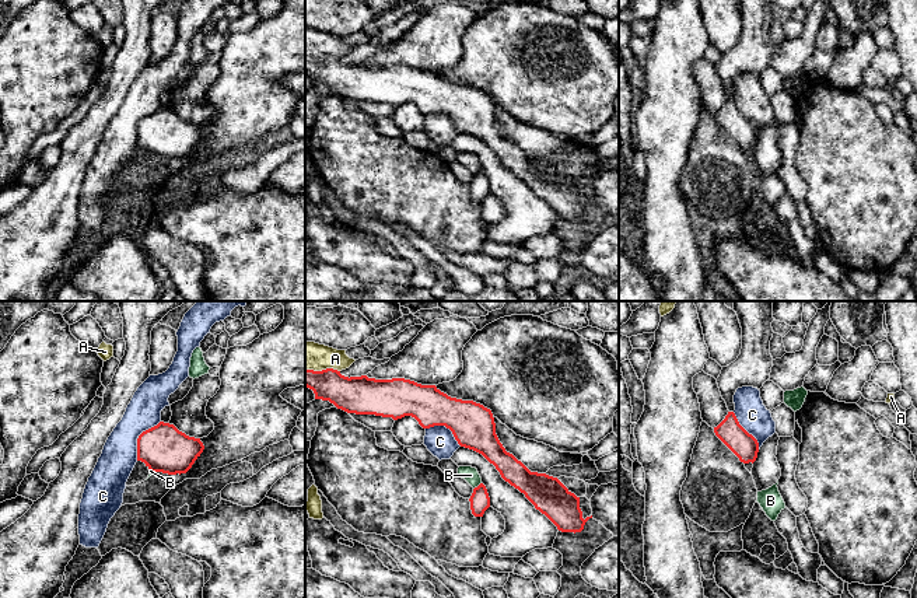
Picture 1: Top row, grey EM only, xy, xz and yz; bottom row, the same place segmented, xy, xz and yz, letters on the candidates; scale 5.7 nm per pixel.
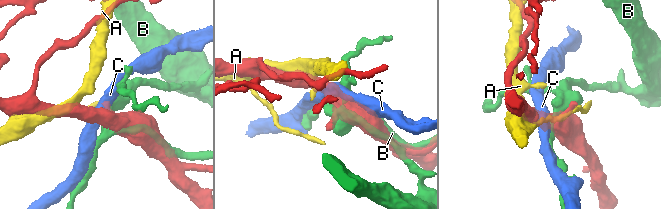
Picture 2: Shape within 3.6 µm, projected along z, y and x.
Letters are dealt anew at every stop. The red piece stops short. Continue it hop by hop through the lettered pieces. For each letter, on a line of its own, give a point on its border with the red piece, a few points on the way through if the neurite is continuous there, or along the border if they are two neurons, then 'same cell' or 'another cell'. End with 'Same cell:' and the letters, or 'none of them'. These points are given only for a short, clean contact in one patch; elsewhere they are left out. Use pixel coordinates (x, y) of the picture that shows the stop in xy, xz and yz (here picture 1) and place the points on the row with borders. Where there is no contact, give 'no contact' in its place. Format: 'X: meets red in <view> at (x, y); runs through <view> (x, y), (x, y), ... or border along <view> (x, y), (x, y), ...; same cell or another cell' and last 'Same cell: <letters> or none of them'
A: meets red in xz at (322, 370); another cell
B: meets red in xz at (478, 486); another cell
C: meets red in xy at (139, 437); border along xy (160, 420), (139, 436), (136, 460); another cell
Same cell: none of them

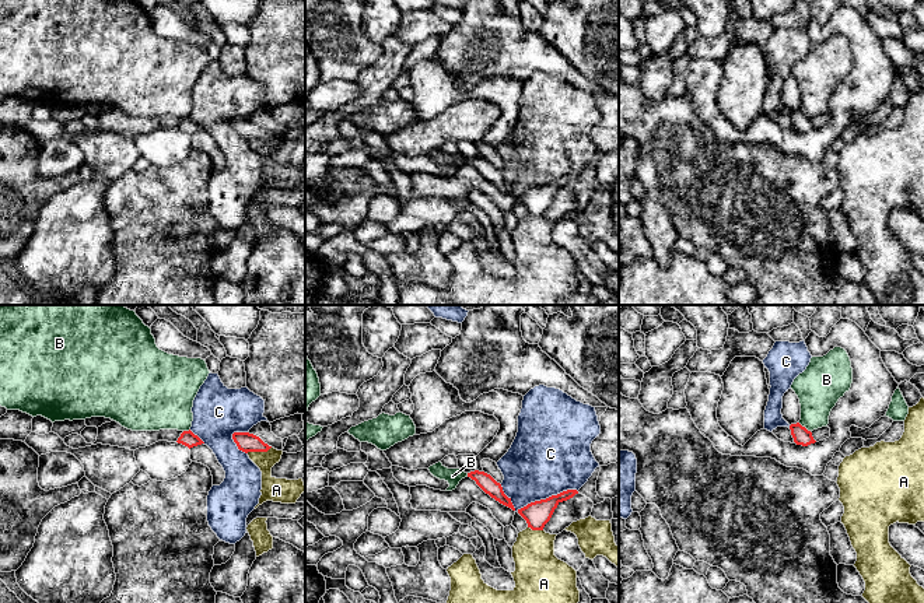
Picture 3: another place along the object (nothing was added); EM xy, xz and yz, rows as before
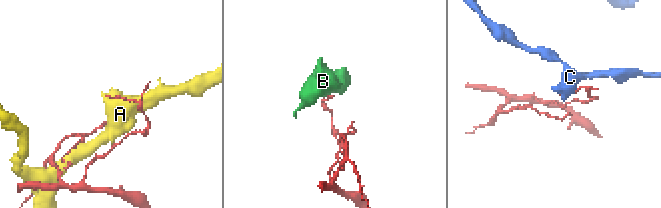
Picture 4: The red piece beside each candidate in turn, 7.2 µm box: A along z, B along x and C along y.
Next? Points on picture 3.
A: meets red in xy at (258, 451); another cell
B: meets red in yz at (804, 427); border along yz (798, 423), (809, 431); another cell
C: meets red in xz at (535, 501); another cell
Same cell: none of them

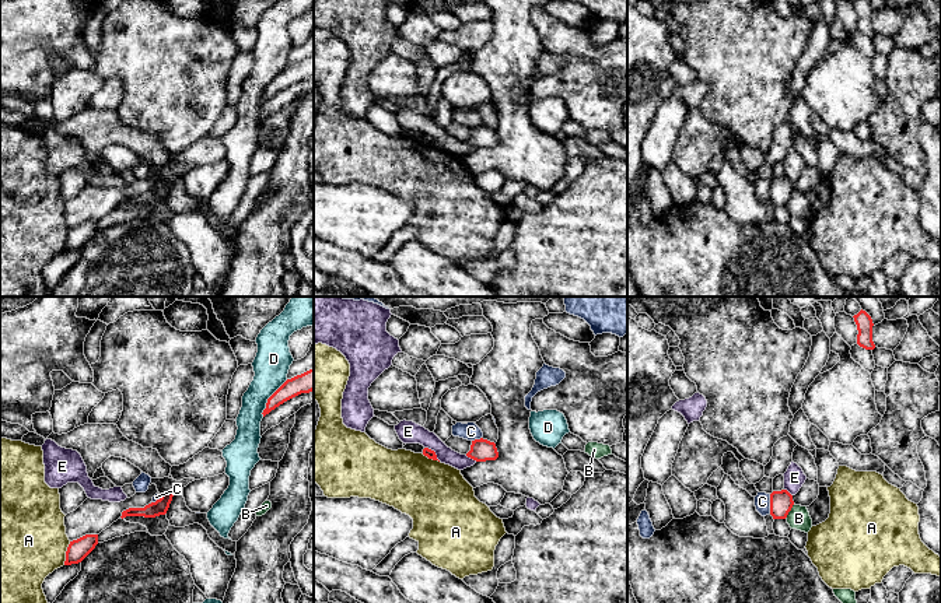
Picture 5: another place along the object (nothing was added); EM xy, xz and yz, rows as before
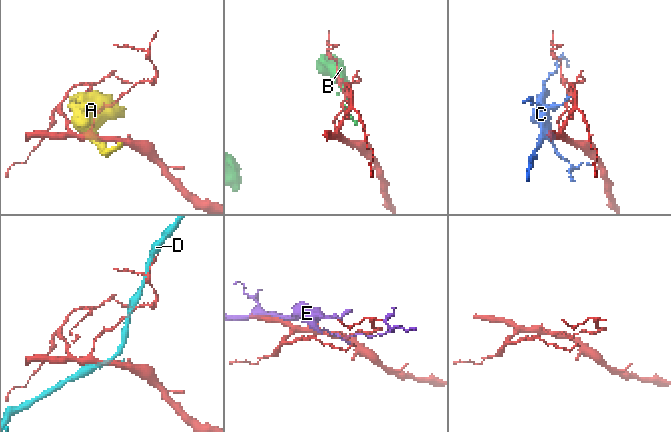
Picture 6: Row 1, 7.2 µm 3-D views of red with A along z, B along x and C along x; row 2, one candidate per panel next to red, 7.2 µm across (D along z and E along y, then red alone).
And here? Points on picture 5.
A: meets red in xy at (66, 553); another cell
B: meets red in yz at (790, 509); border along yz (794, 504), (784, 518); another cell
C: meets red in yz at (770, 504); another cell
D: meets red in xy at (269, 398); another cell
E: meets red in xz at (434, 452); another cell
Same cell: none of them

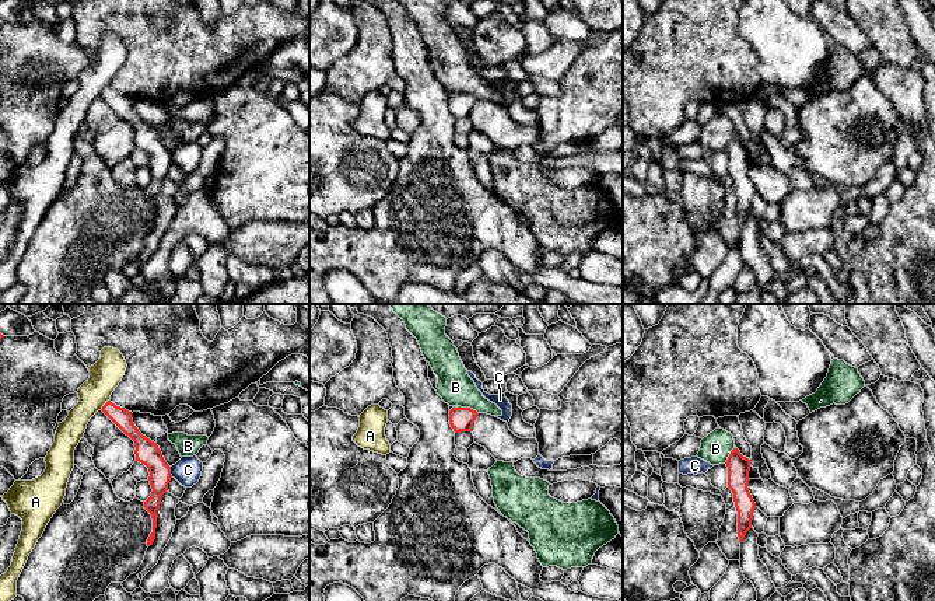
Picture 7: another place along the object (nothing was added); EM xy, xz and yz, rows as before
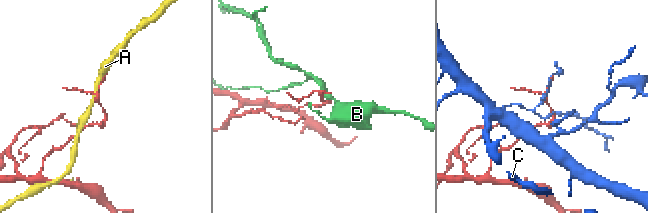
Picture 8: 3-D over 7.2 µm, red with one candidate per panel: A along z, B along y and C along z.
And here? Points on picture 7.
A: meets red in xy at (104, 405); another cell
B: meets red in xz at (469, 408); border along xz (459, 405), (469, 406), (477, 413); another cell
C: meets red in xy at (170, 472); border along xy (170, 467), (172, 477); another cell
Same cell: none of them

